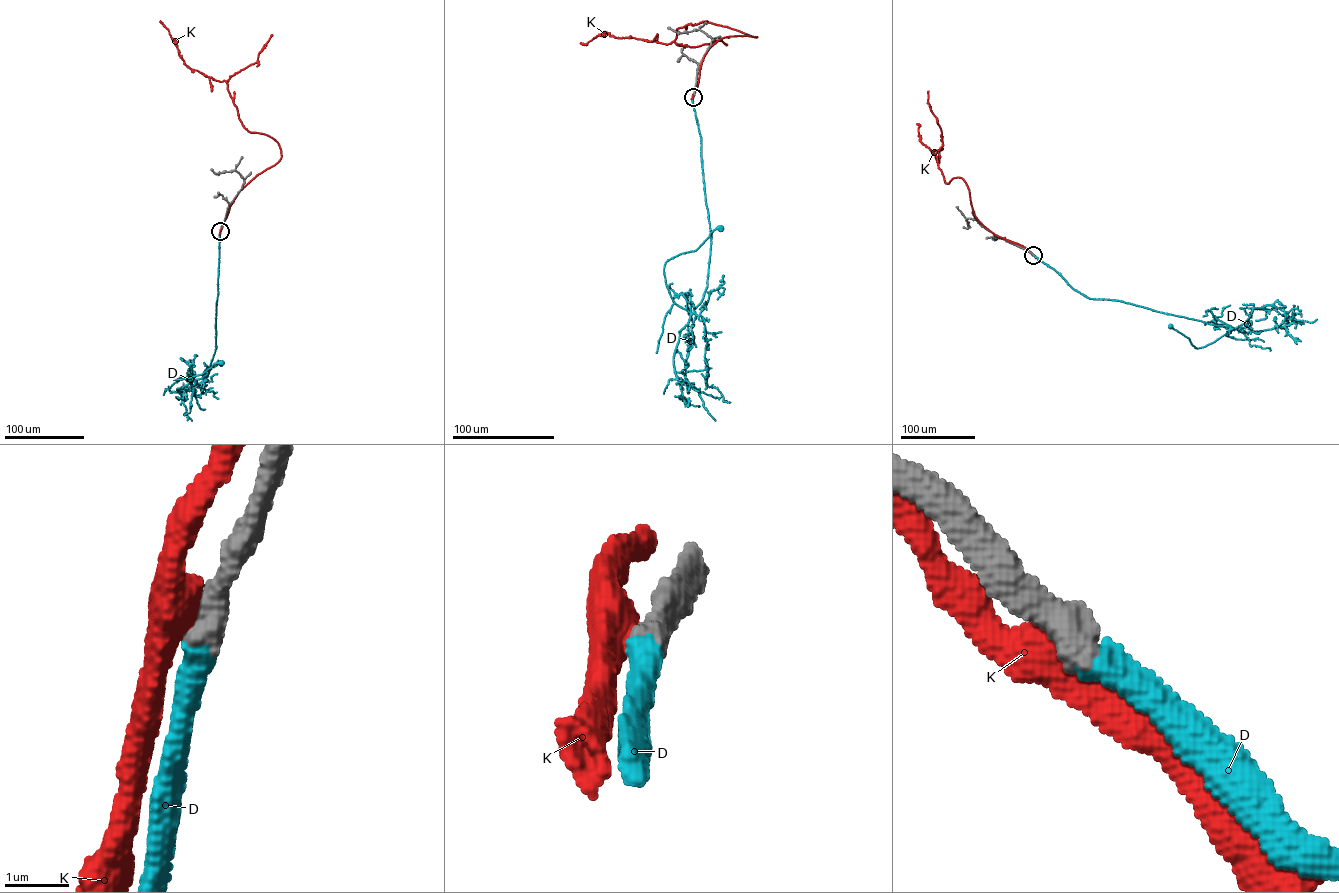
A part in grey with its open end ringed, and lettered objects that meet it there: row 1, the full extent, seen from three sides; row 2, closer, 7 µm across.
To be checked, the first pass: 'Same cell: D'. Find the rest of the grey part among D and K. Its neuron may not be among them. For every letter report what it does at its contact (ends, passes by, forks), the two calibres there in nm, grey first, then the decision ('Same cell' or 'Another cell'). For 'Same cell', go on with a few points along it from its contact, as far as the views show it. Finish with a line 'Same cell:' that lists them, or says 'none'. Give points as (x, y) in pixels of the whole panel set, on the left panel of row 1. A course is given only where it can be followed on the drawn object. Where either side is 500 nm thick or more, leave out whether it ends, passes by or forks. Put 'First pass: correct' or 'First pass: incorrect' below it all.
D: Thickness 550 nm (grey) against 440 nm. Same cell. Its course: (220, 231), (215, 352), (207, 374), (202, 378), (174, 380), (202, 374), (214, 364), (221, 363)
K: Thickness 600 nm (grey) against 550 nm. Another cell
Same cell: D
First pass: correct

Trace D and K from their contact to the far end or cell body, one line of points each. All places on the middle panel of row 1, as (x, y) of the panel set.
D: (693, 97), (711, 235), (707, 288), (690, 313), (672, 298), (665, 264), (695, 251), (720, 229)
K: (693, 97), (713, 44), (757, 37), (705, 21), (679, 28), (668, 44), (605, 31), (580, 43)

